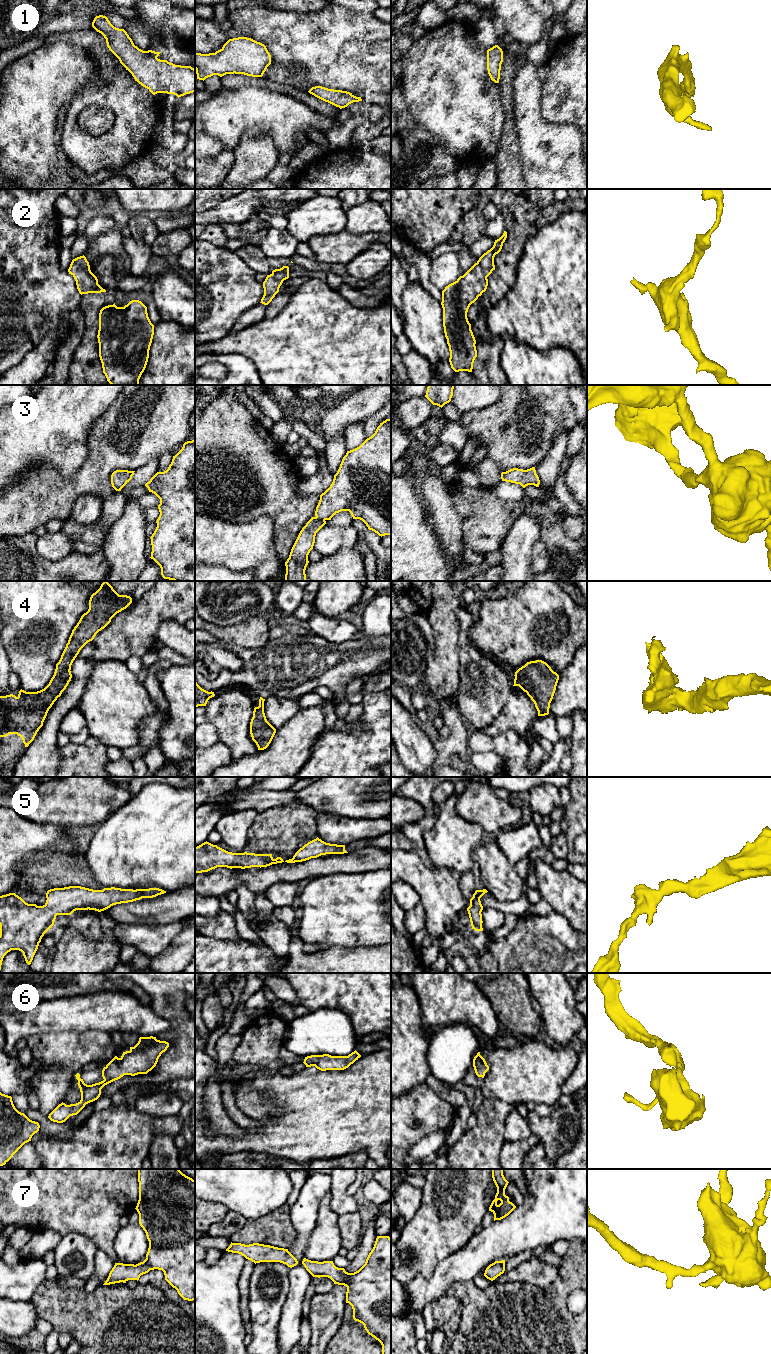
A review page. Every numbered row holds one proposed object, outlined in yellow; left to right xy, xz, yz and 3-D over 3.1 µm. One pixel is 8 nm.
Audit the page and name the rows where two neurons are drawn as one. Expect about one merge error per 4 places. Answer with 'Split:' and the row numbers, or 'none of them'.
Split: none of them

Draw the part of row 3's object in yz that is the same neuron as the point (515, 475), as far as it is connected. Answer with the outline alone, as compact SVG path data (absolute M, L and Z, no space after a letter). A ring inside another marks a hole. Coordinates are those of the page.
M535 467L527 470L513 468L501 473L502 481L520 484L523 488L528 485L539 487L540 480L536 474Z

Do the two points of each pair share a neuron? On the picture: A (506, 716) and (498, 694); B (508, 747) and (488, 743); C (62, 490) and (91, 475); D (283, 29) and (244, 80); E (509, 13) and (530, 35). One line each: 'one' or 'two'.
A: two
B: one
C: one
D: two
E: one

